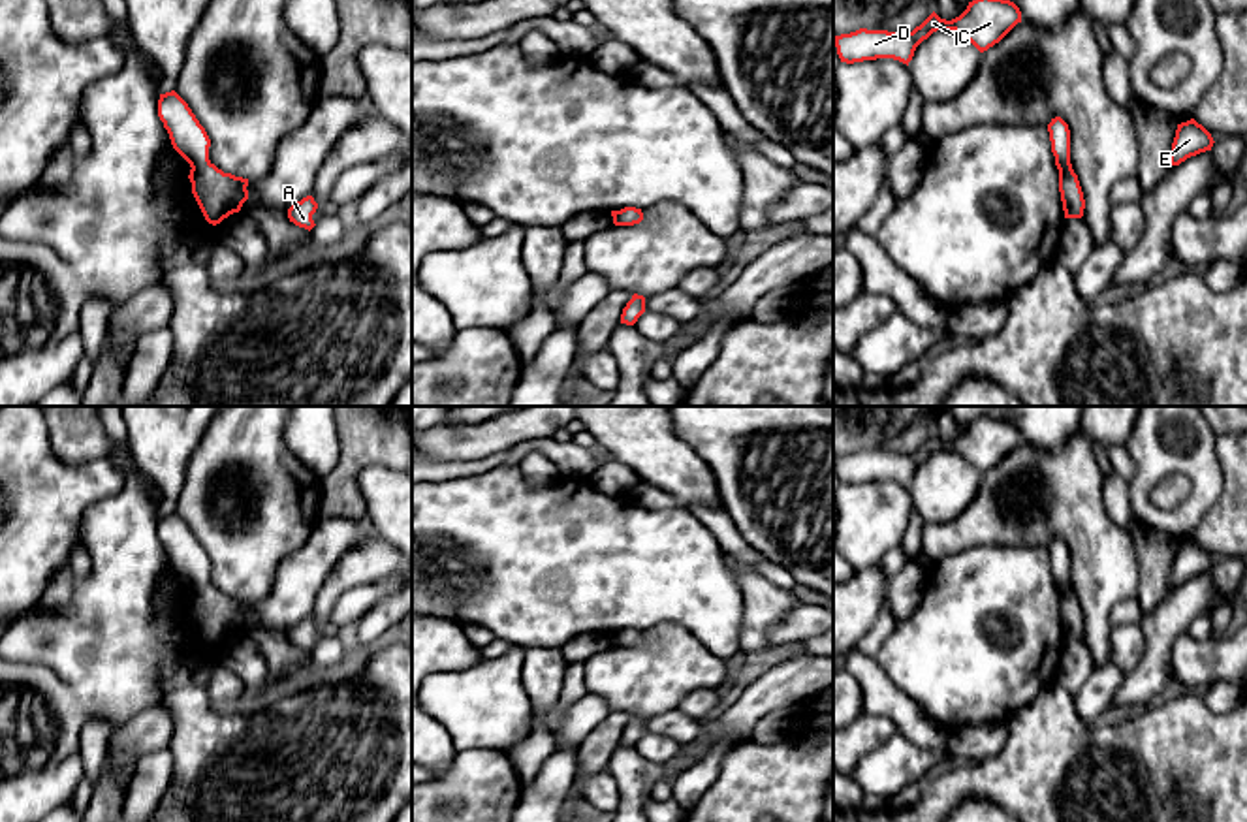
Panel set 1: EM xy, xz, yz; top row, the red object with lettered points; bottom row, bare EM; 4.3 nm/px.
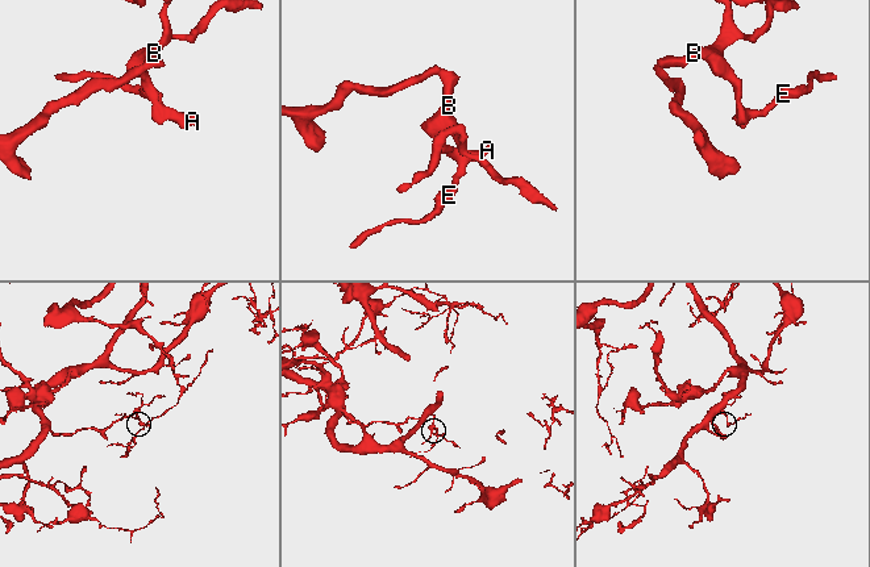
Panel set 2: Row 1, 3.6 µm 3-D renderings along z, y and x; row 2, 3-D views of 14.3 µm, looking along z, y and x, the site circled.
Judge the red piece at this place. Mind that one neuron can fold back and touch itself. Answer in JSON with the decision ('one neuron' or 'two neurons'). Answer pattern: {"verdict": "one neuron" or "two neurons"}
{"verdict": "two neurons"}

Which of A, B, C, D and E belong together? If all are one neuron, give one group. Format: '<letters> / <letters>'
A E / B C D

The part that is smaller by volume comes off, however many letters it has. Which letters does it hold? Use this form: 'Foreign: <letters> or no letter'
Foreign: A, E

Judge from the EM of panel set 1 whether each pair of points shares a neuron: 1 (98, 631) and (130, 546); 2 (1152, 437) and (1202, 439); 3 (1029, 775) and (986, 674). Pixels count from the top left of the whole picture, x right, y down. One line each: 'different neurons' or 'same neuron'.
1: same neuron
2: same neuron
3: different neurons

